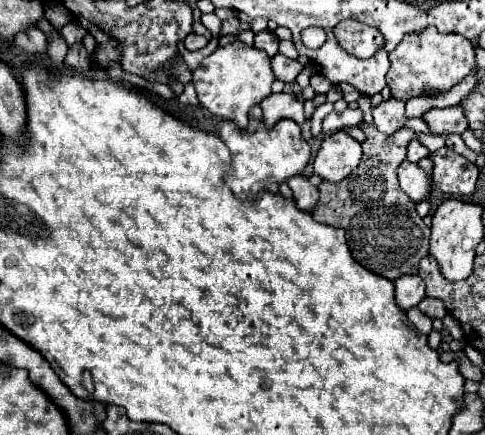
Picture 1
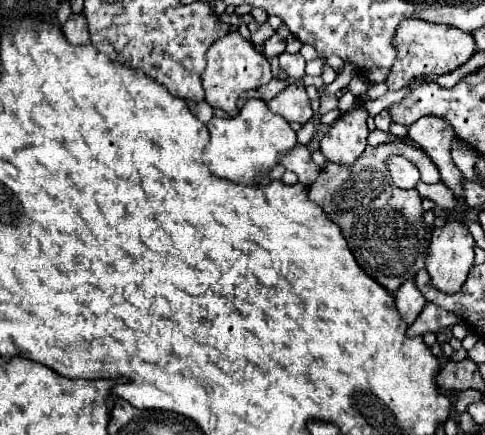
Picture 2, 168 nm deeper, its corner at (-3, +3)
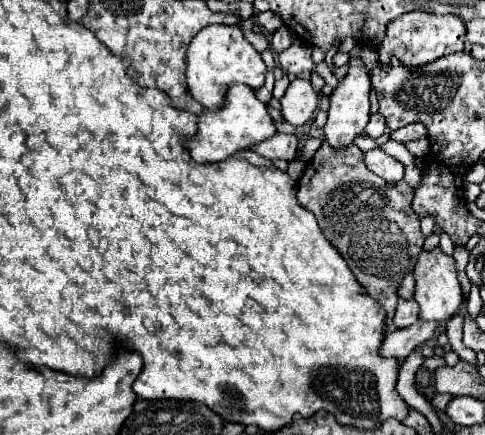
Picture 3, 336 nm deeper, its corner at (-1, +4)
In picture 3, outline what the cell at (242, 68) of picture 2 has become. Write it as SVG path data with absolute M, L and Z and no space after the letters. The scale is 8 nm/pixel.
M212 24L200 30L188 46L186 52L186 84L192 98L196 98L204 108L214 108L224 102L224 90L228 84L246 84L252 90L260 90L266 78L266 64L252 48L252 44L244 38L242 30L236 26L220 26Z

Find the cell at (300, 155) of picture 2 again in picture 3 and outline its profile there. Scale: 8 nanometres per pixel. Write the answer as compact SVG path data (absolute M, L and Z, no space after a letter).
M276 132L272 138L264 140L264 142L258 142L252 146L252 150L268 160L276 160L276 158L282 158L282 160L294 160L296 158L296 150L298 150L298 138L294 134L282 134L282 132Z

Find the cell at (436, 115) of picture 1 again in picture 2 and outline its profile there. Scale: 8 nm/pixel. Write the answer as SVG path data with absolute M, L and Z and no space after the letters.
M424 115L408 127L408 137L428 153L440 171L442 183L450 187L458 199L462 199L462 173L450 157L450 147L456 137L450 123L436 115Z

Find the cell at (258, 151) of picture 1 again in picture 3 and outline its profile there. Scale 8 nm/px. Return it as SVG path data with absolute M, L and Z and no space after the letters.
M230 84L224 94L224 106L214 110L204 110L198 116L198 130L192 140L184 140L184 146L188 146L190 156L200 162L220 162L240 150L248 150L252 144L262 142L270 138L272 132L276 132L272 118L266 110L266 104L262 104L252 90L244 84Z

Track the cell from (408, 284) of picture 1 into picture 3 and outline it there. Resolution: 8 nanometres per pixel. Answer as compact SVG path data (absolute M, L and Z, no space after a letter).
M398 300L396 314L394 314L394 328L408 328L414 324L416 318L416 302L414 300Z

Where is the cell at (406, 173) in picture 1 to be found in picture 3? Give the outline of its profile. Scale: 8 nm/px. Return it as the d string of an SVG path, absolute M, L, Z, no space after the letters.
M382 148L364 152L364 164L370 172L384 178L386 182L398 182L404 178L404 166L396 158L388 156Z

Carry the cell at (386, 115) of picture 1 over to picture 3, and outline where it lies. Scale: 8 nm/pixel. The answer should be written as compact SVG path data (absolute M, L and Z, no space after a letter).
M372 114L372 116L370 116L370 122L368 122L368 126L366 126L364 132L366 132L370 138L378 138L380 134L384 134L384 128L386 128L384 116L382 116L382 114Z

